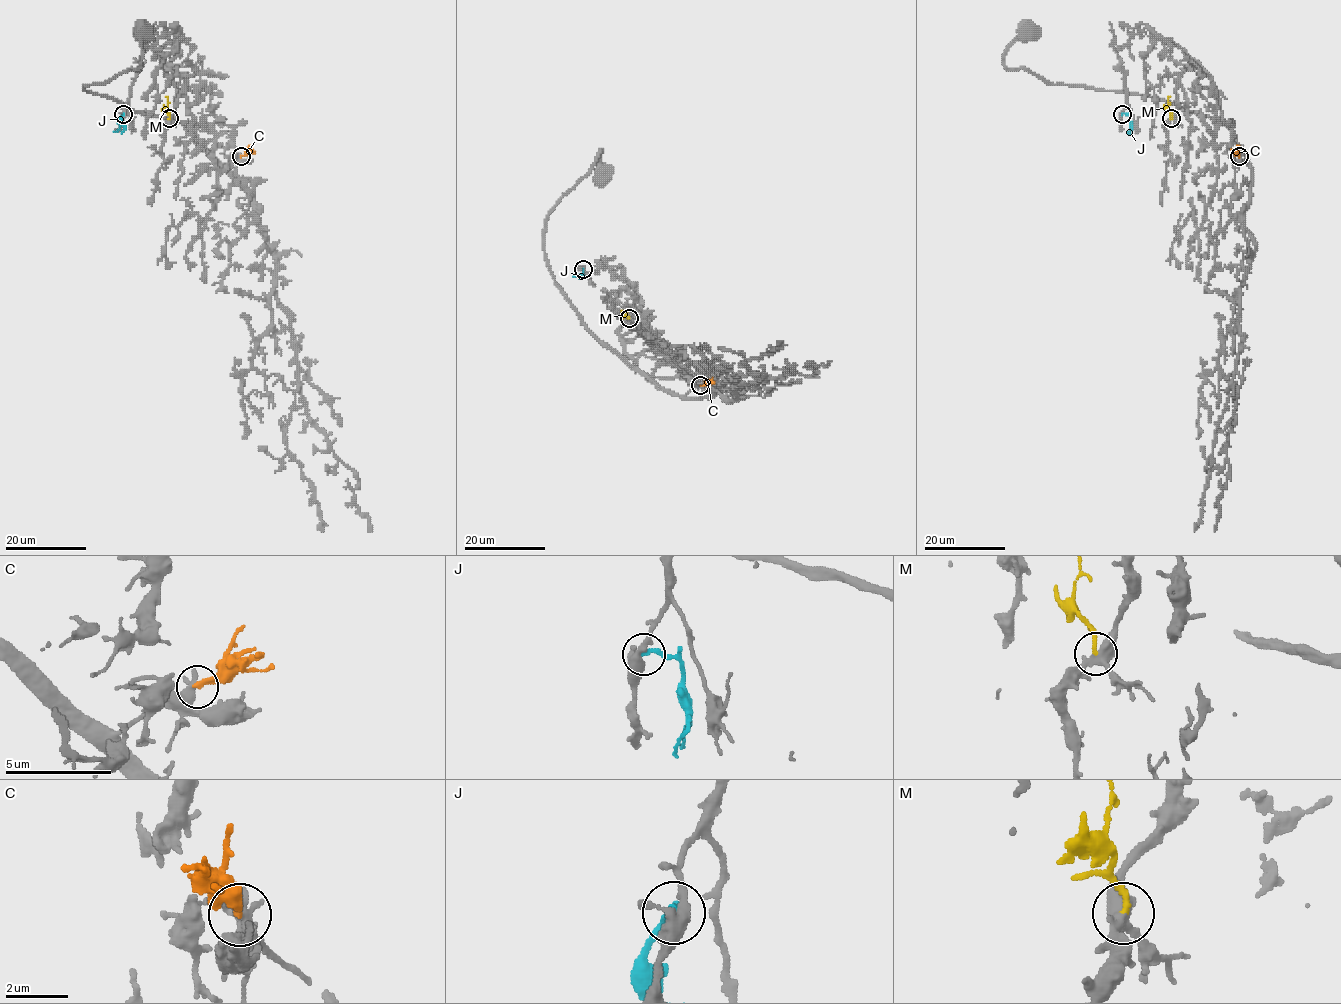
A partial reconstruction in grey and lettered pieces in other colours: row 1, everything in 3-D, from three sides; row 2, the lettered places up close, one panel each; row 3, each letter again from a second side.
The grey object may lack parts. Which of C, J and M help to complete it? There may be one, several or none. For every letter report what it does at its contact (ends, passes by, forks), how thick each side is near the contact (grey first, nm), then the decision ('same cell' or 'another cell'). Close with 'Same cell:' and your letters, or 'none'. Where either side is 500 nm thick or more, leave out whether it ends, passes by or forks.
C: 500/240 nm | another cell
J: it ends | 320/240 nm | another cell
M: it ends | 380/180 nm | same cell
Same cell: M

